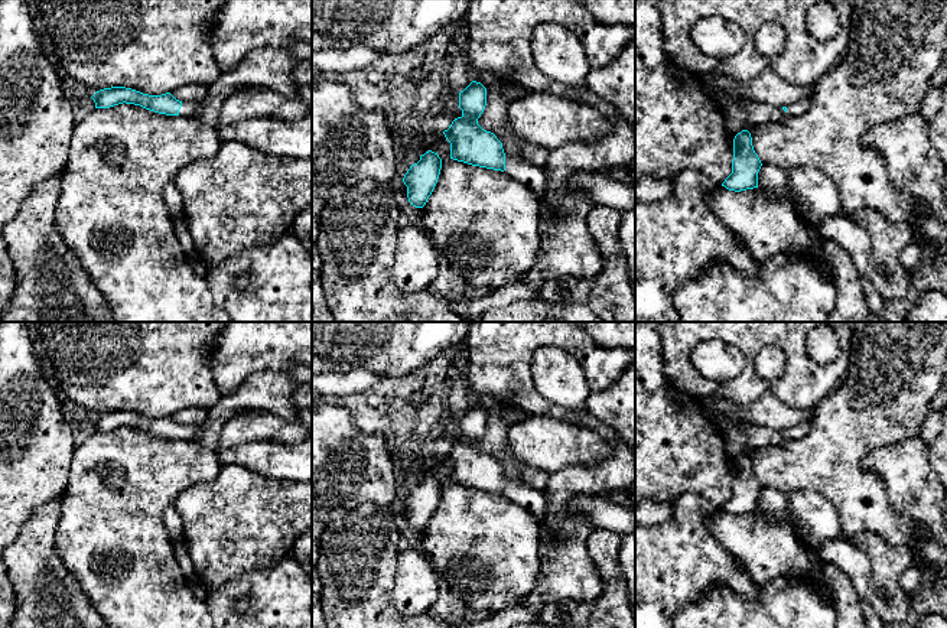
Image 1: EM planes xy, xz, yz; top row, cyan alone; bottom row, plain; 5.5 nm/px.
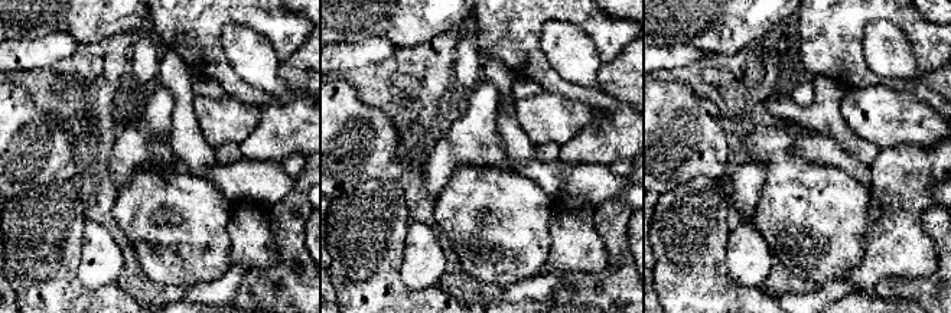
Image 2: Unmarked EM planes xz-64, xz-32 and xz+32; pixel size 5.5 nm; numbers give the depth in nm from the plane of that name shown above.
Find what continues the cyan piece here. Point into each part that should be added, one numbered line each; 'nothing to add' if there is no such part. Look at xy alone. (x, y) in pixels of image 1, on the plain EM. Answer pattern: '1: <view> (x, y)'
1: xy (188, 432)

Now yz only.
1: yz (799, 432)

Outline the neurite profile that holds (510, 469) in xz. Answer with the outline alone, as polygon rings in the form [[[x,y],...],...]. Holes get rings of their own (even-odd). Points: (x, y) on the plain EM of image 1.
[[[497,452],[492,455],[497,462],[502,466],[502,472],[505,479],[514,481],[514,482],[521,482],[520,472],[517,469],[517,465],[502,453]]]

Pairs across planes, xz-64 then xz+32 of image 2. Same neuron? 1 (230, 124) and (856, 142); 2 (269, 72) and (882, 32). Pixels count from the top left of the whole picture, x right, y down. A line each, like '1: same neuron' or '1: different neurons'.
1: different neurons
2: same neuron

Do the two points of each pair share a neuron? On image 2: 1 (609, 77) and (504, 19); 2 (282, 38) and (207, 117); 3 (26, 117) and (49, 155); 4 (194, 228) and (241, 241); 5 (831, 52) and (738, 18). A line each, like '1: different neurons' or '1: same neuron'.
1: different neurons
2: different neurons
3: same neuron
4: different neurons
5: different neurons

